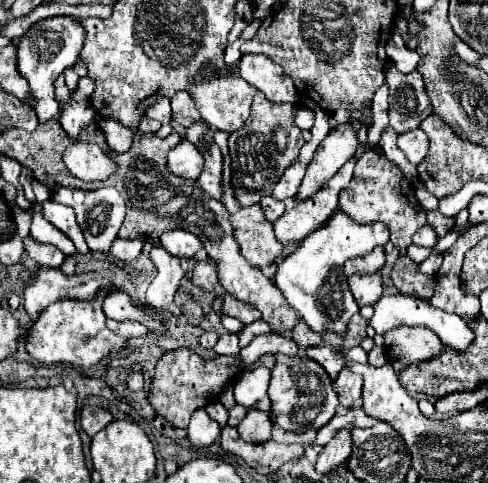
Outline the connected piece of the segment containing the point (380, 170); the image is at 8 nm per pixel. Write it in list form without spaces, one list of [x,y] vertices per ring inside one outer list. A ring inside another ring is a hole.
[[[368,150],[358,158],[350,186],[338,194],[338,208],[360,224],[384,222],[392,234],[392,244],[404,250],[412,244],[414,232],[426,224],[426,212],[412,196],[412,192],[414,190],[406,186],[406,178],[396,164],[390,164],[390,160],[386,160],[384,156]],[[402,188],[406,194],[402,194]]]

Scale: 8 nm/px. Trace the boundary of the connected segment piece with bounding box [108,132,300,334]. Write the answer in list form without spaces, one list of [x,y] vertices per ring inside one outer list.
[[[172,132],[168,138],[158,138],[158,136],[142,136],[134,140],[134,146],[124,152],[124,154],[112,154],[112,158],[118,162],[118,170],[114,176],[108,178],[108,186],[114,186],[120,190],[120,194],[126,198],[128,214],[122,222],[120,228],[120,238],[138,238],[142,242],[152,242],[156,244],[160,234],[168,228],[184,228],[196,234],[202,244],[206,246],[208,258],[216,264],[218,270],[218,282],[222,288],[252,306],[256,306],[262,312],[262,320],[270,324],[270,332],[282,334],[282,332],[292,332],[300,316],[294,308],[288,306],[284,300],[282,292],[274,288],[270,278],[260,270],[250,266],[232,236],[230,230],[230,216],[224,208],[222,202],[214,202],[194,180],[182,182],[182,178],[170,174],[166,170],[166,154],[180,142],[180,134]]]

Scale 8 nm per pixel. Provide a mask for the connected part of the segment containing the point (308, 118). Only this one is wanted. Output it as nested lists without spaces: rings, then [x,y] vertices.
[[[296,106],[296,126],[300,130],[312,128],[312,112],[306,106]]]

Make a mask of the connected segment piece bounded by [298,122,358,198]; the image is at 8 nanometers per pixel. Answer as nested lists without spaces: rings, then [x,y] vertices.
[[[352,122],[340,124],[330,130],[330,134],[322,140],[318,150],[314,152],[314,158],[310,166],[306,168],[306,176],[300,184],[298,198],[308,198],[322,186],[322,182],[330,180],[342,164],[346,164],[358,148],[358,138],[356,138],[356,128]]]

